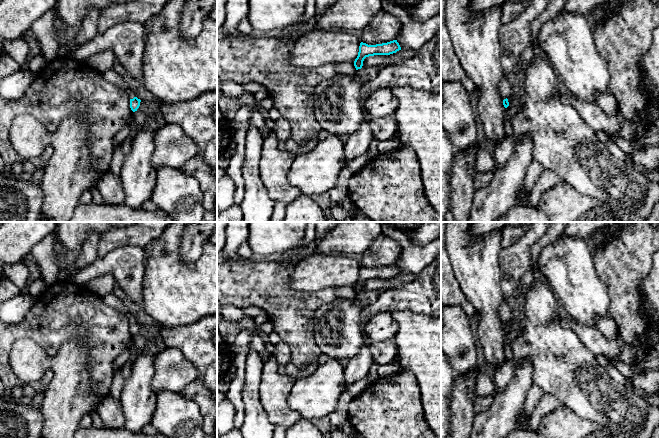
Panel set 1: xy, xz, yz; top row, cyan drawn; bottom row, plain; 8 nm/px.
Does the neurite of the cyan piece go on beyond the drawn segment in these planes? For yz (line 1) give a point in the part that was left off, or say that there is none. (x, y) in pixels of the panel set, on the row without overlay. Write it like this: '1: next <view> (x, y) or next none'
1: next none

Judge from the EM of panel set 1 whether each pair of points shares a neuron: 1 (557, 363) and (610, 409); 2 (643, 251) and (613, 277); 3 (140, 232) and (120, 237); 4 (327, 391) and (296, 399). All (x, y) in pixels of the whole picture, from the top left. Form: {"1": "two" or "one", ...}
{"1": "one", "2": "one", "3": "one", "4": "one"}

